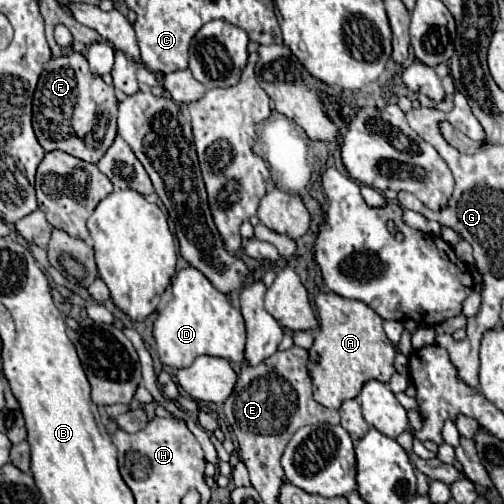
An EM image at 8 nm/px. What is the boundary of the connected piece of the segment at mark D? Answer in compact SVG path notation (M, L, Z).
M187 267L171 281L171 299L155 317L153 337L161 363L171 369L189 367L199 355L213 355L229 359L231 363L241 363L245 351L245 321L201 271Z

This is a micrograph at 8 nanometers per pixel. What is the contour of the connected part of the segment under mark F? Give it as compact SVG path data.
M71 53L71 55L51 59L45 65L45 69L39 77L35 95L33 95L33 131L45 151L59 149L59 151L65 151L77 159L87 161L87 163L97 163L99 157L103 157L103 153L109 149L111 141L117 135L115 117L117 117L115 89L111 85L105 85L101 77L95 77L89 71L87 59L81 53Z

